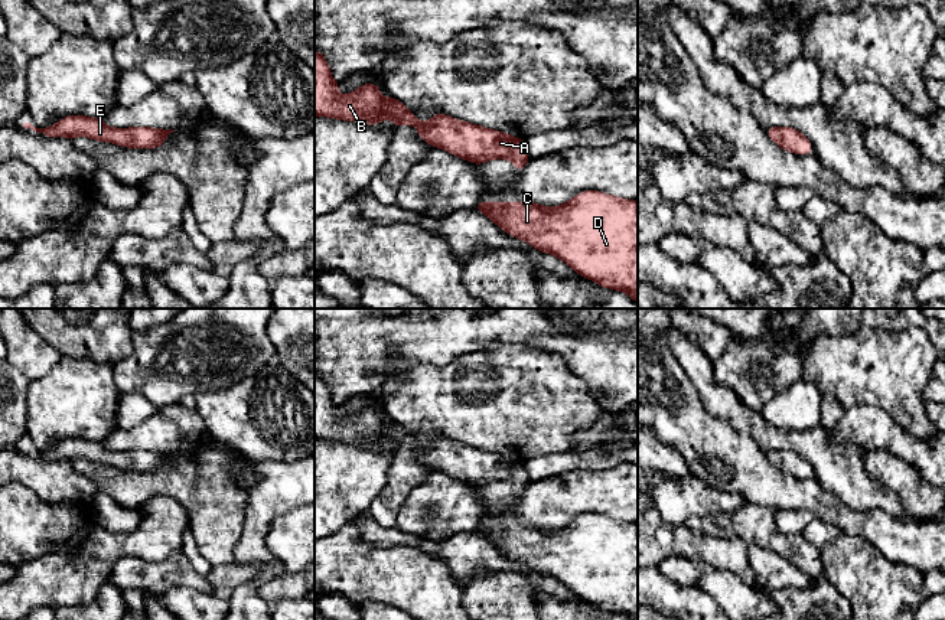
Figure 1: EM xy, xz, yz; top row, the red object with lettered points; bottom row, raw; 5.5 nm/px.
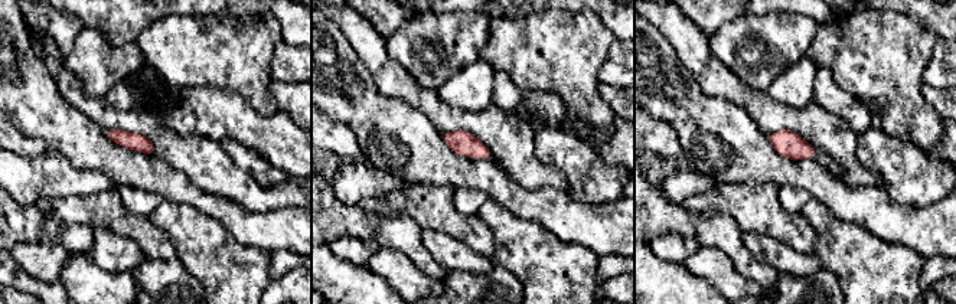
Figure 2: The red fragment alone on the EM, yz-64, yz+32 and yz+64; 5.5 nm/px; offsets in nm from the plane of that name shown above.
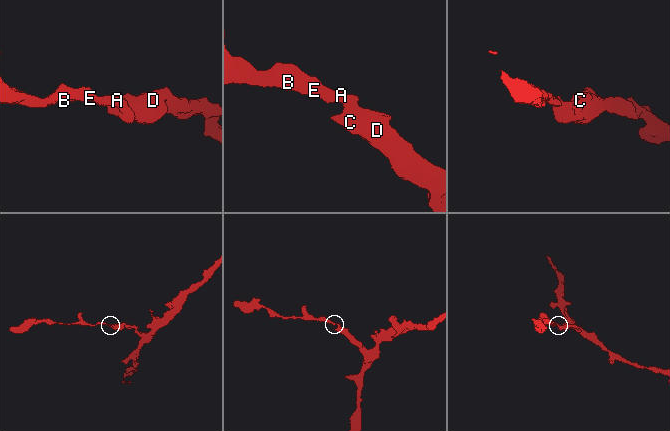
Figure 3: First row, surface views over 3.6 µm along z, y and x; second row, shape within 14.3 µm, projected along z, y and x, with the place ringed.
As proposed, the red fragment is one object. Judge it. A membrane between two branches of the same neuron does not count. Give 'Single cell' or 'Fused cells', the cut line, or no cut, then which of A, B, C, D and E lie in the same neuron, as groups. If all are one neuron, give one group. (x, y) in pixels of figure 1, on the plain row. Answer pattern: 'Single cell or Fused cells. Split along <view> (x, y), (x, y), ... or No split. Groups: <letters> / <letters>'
Single cell. No split. Groups: A B C D E

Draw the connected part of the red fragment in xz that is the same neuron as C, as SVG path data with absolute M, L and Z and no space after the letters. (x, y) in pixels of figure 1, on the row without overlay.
M586 513L555 531L534 525L478 525L479 535L502 554L553 577L584 601L638 620L638 525Z

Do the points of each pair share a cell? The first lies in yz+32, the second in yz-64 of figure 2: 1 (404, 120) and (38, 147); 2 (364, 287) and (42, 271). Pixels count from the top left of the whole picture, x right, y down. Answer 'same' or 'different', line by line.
1: different
2: different

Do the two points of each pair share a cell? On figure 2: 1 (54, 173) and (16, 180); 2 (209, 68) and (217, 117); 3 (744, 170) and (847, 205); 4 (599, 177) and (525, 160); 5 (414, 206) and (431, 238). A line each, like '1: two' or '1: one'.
1: one
2: two
3: one
4: two
5: two

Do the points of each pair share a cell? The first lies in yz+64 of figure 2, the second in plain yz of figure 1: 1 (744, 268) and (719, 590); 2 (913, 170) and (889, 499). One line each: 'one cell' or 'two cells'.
1: two cells
2: two cells

